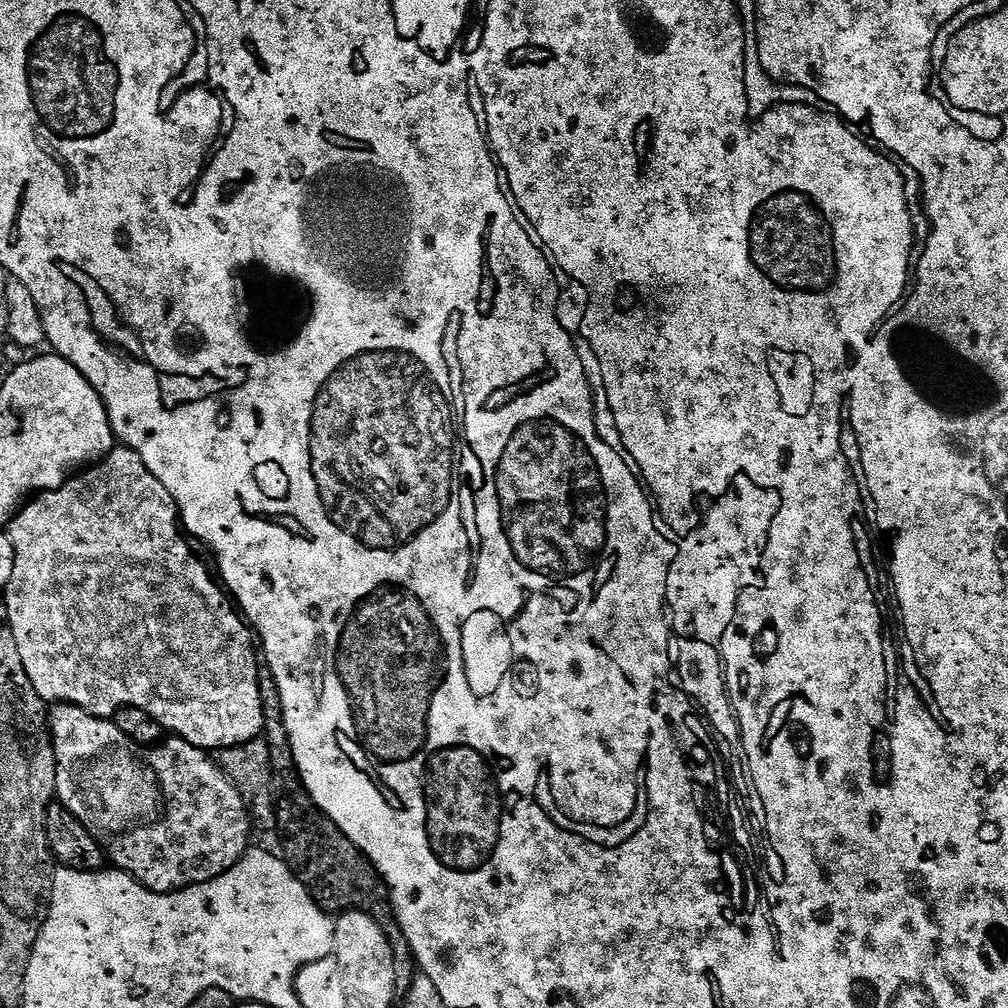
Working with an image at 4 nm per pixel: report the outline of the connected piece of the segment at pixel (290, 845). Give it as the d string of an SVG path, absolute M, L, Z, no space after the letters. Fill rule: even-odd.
M292 778L284 784L285 792L276 800L276 827L280 832L282 859L293 874L308 887L308 893L319 908L329 914L364 912L382 926L394 954L396 995L403 998L418 974L416 960L402 934L402 926L392 909L392 899L378 870L364 856L328 815L312 801L299 779Z

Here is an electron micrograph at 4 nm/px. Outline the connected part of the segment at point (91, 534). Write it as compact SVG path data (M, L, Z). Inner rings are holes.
M123 446L113 448L112 453L103 457L95 466L65 480L61 488L39 493L35 498L29 499L12 517L12 523L7 525L6 531L16 551L14 574L2 592L2 602L8 611L6 624L7 627L12 627L11 643L18 658L22 658L24 676L30 678L32 691L37 692L45 702L49 705L73 704L86 710L91 716L101 718L115 717L119 708L138 706L138 710L146 710L150 718L158 718L165 733L205 750L245 744L263 733L264 707L260 693L262 668L258 663L253 633L245 617L234 607L229 593L218 583L217 577L213 573L212 577L207 566L192 553L170 490L166 490L166 486L162 486L162 482L158 482L158 478L154 478L150 470L146 470L146 462L142 462L137 452Z

